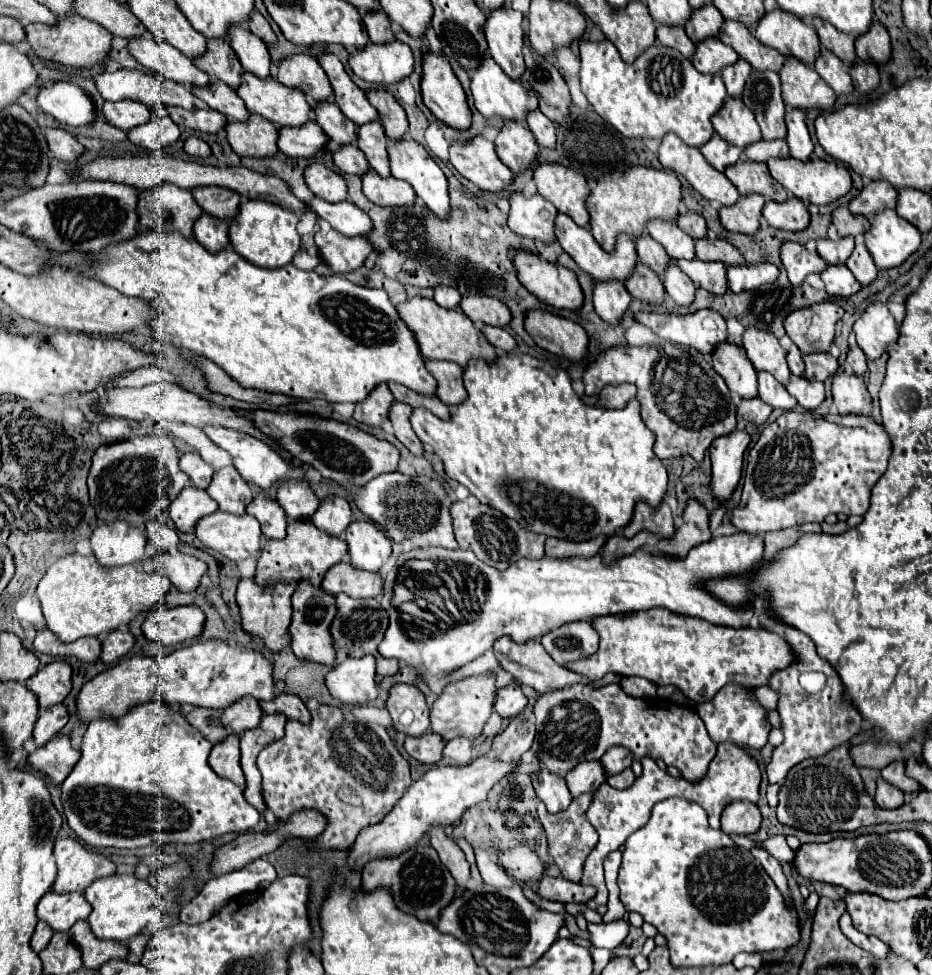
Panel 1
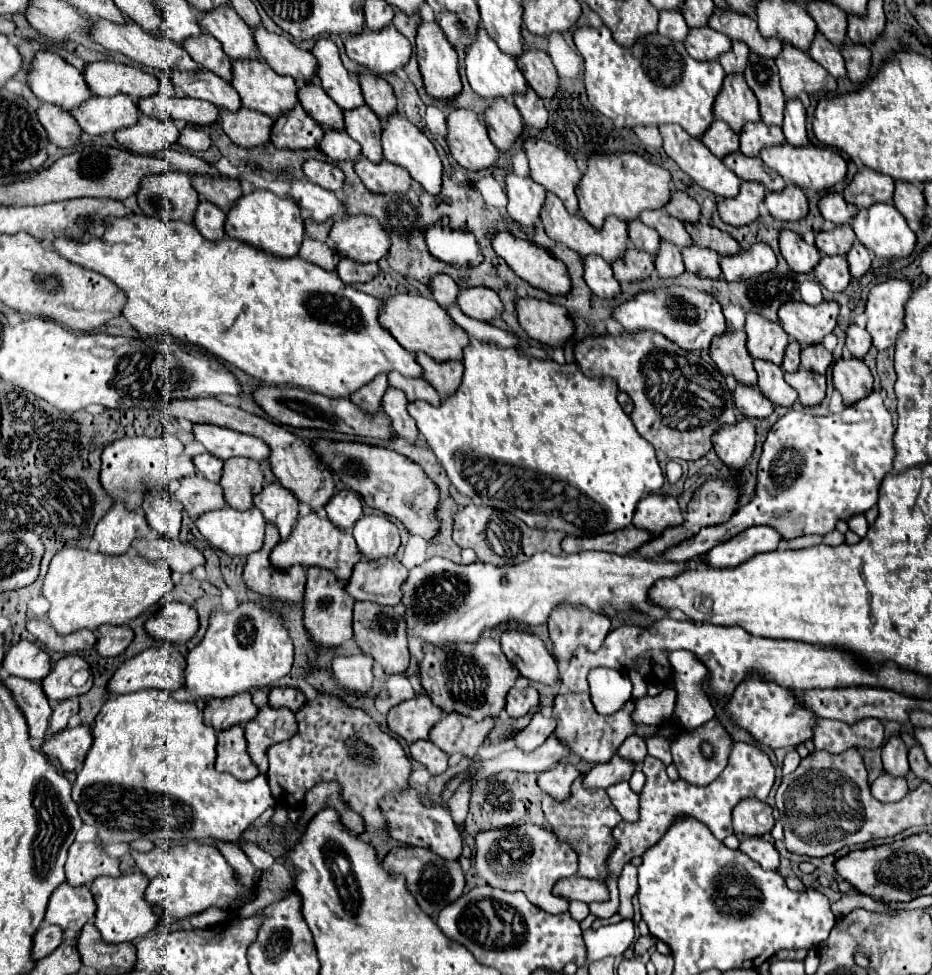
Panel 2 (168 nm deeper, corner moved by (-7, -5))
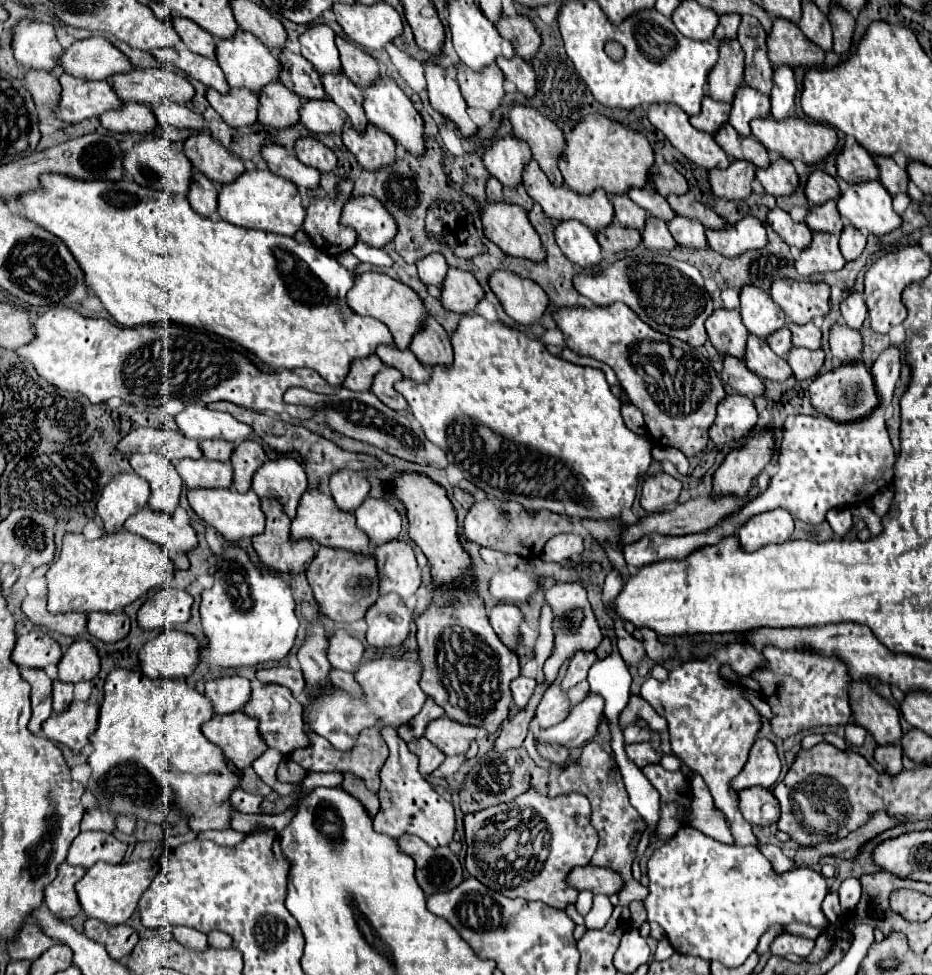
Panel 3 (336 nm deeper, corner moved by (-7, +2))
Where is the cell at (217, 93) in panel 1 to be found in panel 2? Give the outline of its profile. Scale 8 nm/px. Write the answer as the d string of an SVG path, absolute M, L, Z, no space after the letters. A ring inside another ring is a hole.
M173 70L171 78L173 78L173 84L183 90L185 96L207 100L207 102L211 102L219 108L227 108L231 112L241 108L241 100L239 100L239 94L235 92L235 88L209 70L203 70L203 72L201 70L199 72Z

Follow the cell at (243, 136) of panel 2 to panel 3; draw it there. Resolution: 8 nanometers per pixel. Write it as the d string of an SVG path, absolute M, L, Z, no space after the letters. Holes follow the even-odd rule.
M207 89L207 101L229 127L251 127L257 123L259 95L247 89L231 89L227 95Z

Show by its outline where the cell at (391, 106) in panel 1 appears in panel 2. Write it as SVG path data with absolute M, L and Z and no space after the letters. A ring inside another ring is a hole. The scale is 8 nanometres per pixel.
M359 72L359 86L363 92L365 104L381 118L385 120L393 112L397 112L397 100L393 94L393 88L379 76L369 74L369 72Z

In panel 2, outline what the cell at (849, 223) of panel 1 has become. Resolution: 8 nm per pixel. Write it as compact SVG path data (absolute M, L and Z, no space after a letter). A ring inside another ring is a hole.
M829 192L819 200L819 212L825 220L831 220L833 224L847 224L855 212L855 206L845 202L841 194Z

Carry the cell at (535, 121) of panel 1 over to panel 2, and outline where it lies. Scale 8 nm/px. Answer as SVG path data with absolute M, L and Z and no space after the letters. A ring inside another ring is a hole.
M527 88L525 94L513 96L513 100L515 100L515 106L521 112L523 120L529 126L537 126L537 128L547 126L547 110L543 106L543 100L537 96L537 92L533 88Z

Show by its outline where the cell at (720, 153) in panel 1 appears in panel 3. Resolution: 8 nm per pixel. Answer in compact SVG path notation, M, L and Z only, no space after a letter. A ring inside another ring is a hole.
M705 97L701 115L691 117L691 125L699 131L715 135L719 127L723 127L723 123L729 121L729 115L731 115L729 103L719 103L719 101L713 101L711 97Z

